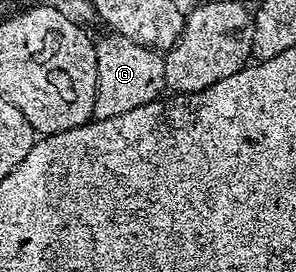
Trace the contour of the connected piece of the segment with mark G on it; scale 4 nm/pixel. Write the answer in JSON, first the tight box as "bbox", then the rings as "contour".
{"bbox":[92,35,166,120],"contour":[[[107,35],[95,41],[98,82],[92,114],[97,120],[118,118],[118,114],[126,114],[137,106],[146,106],[146,102],[161,99],[166,92],[166,70],[161,53],[138,42],[130,42],[125,36]]]}

